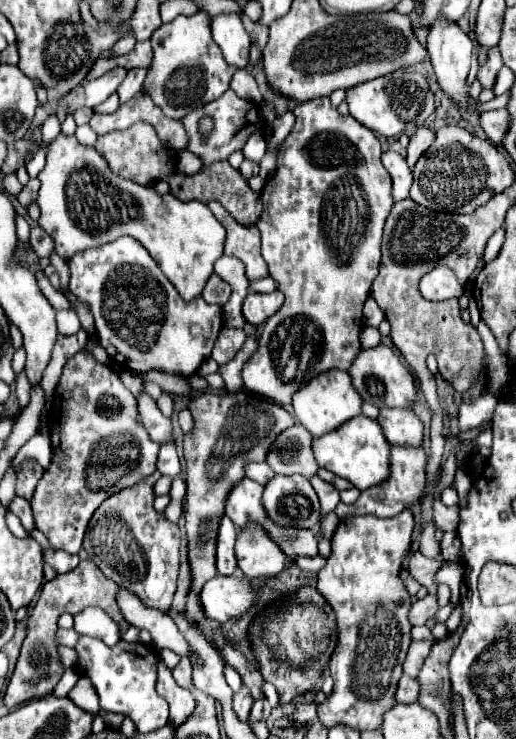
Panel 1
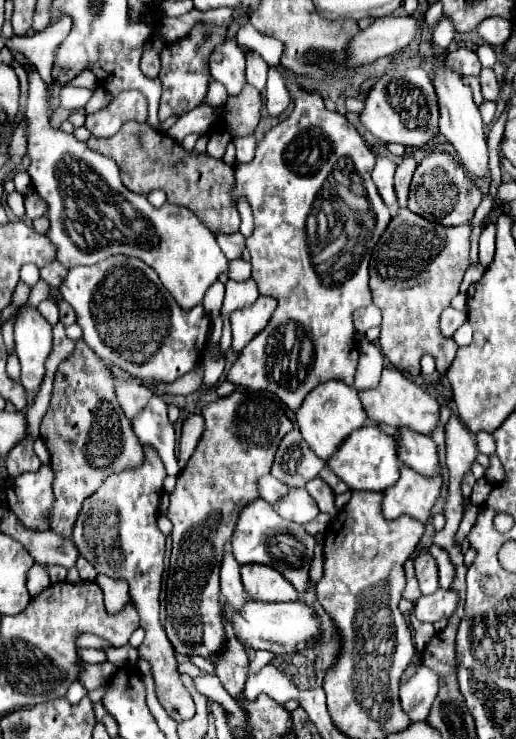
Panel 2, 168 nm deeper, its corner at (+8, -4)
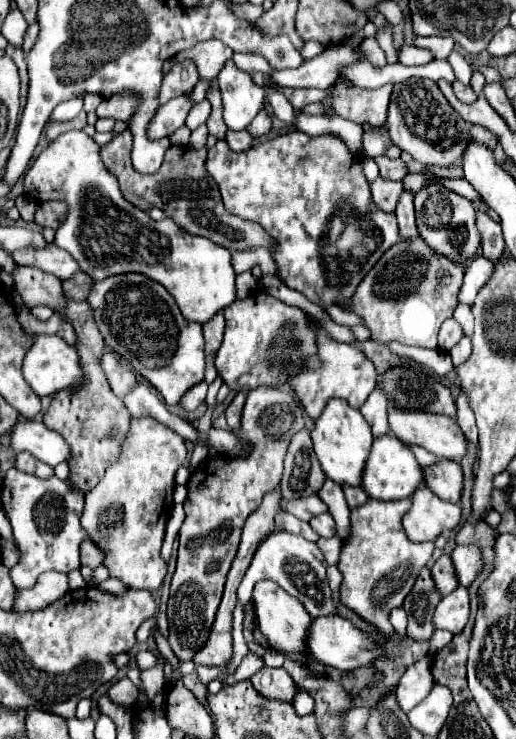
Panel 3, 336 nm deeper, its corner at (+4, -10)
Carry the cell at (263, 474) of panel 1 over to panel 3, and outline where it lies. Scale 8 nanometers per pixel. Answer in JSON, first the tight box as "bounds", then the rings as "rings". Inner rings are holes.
{"bounds":[281,496,327,522],"rings":[[[317,496],[297,498],[297,500],[285,500],[285,498],[283,498],[283,500],[281,500],[281,510],[307,522],[309,518],[313,518],[313,514],[327,512],[327,506],[325,506]]]}

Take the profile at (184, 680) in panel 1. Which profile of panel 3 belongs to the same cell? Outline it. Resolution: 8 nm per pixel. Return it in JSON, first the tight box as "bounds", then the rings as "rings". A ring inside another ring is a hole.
{"bounds":[197,666,223,686],"rings":[[[197,666],[197,676],[199,676],[199,680],[207,686],[213,678],[217,678],[219,674],[221,674],[223,670],[221,668],[209,668],[209,666]]]}

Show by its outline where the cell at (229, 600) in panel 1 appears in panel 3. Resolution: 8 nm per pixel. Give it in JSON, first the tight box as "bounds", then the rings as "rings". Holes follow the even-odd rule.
{"bounds":[305,614,375,672],"rings":[[[337,614],[317,616],[317,618],[311,620],[305,648],[307,648],[307,654],[309,654],[309,658],[313,662],[317,662],[321,666],[329,666],[333,670],[341,670],[341,672],[343,670],[353,670],[357,666],[365,666],[375,656],[373,642],[367,638],[367,634],[361,632],[349,620],[345,620],[345,618],[337,616]]]}

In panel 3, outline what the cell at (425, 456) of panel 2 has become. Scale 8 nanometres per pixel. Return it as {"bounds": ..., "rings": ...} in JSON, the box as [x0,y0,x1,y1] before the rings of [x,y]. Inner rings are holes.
{"bounds":[423,460,463,502],"rings":[[[437,460],[423,468],[423,482],[439,498],[447,502],[459,502],[463,488],[463,472],[455,460]]]}

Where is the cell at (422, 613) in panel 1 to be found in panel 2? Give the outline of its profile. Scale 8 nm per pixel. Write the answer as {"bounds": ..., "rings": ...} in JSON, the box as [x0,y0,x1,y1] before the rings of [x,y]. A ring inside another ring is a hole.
{"bounds":[415,588,459,622],"rings":[[[439,588],[435,594],[421,596],[415,606],[415,618],[421,622],[437,622],[441,618],[451,618],[457,610],[459,594],[455,590]]]}

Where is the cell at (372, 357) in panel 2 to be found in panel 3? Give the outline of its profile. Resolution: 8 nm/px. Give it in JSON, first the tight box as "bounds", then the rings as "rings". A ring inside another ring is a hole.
{"bounds":[361,386,389,436],"rings":[[[375,386],[375,390],[369,394],[365,404],[361,406],[361,414],[365,420],[371,424],[371,430],[375,436],[387,434],[389,424],[387,424],[387,394],[381,386]]]}

